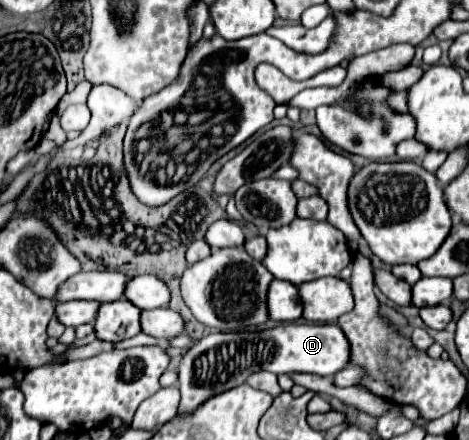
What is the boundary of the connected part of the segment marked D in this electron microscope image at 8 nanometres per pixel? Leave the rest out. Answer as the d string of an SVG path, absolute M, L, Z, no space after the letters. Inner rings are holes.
M284 323L274 329L264 331L244 331L244 333L212 333L200 339L198 345L186 351L178 369L178 387L182 393L178 411L192 411L196 403L216 395L218 391L228 391L230 387L242 385L246 377L258 369L272 373L316 373L316 375L336 375L346 365L350 365L350 343L338 325L320 323Z

